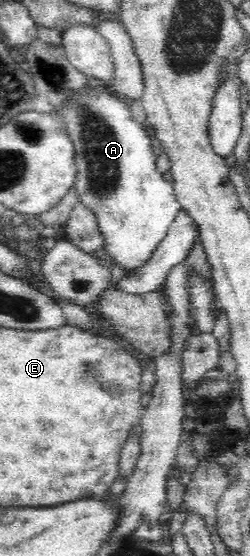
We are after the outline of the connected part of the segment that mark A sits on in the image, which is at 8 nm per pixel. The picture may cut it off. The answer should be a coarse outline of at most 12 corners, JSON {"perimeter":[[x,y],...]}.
{"perimeter":[[114,91],[60,113],[74,187],[127,275],[181,208]]}

